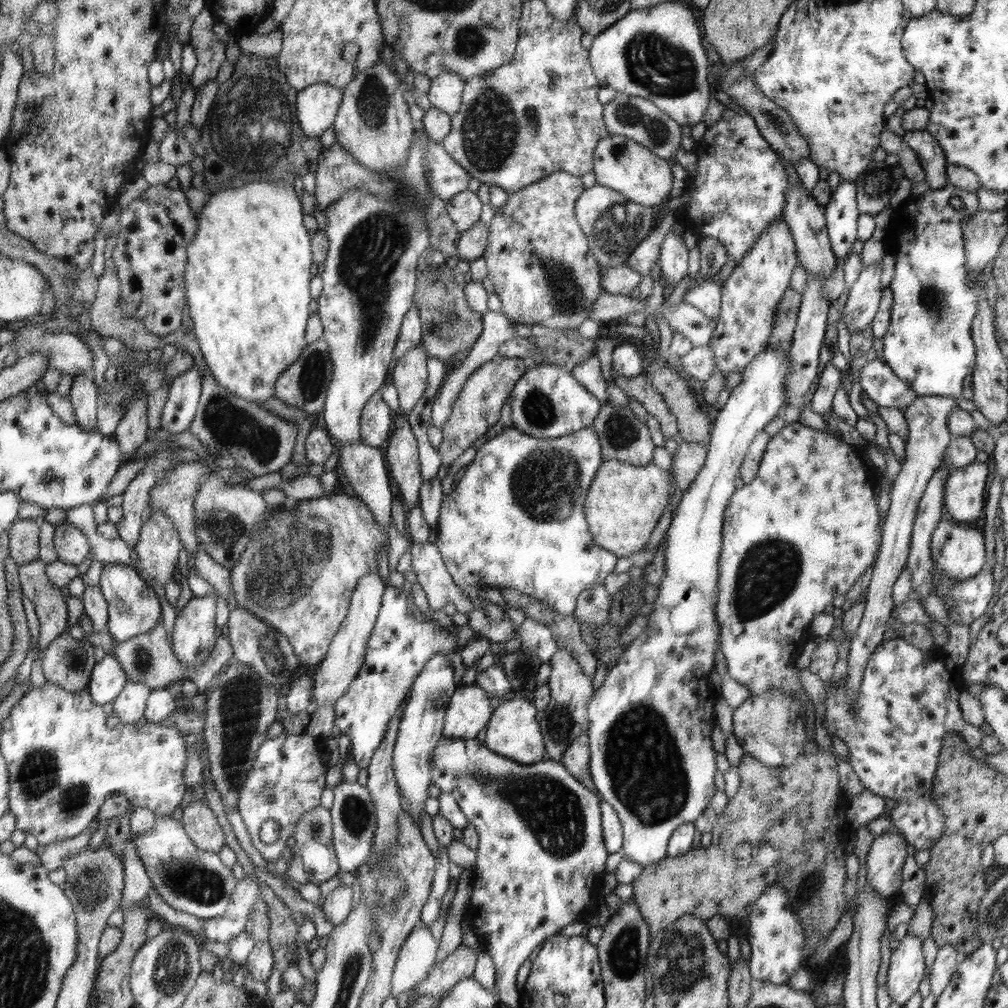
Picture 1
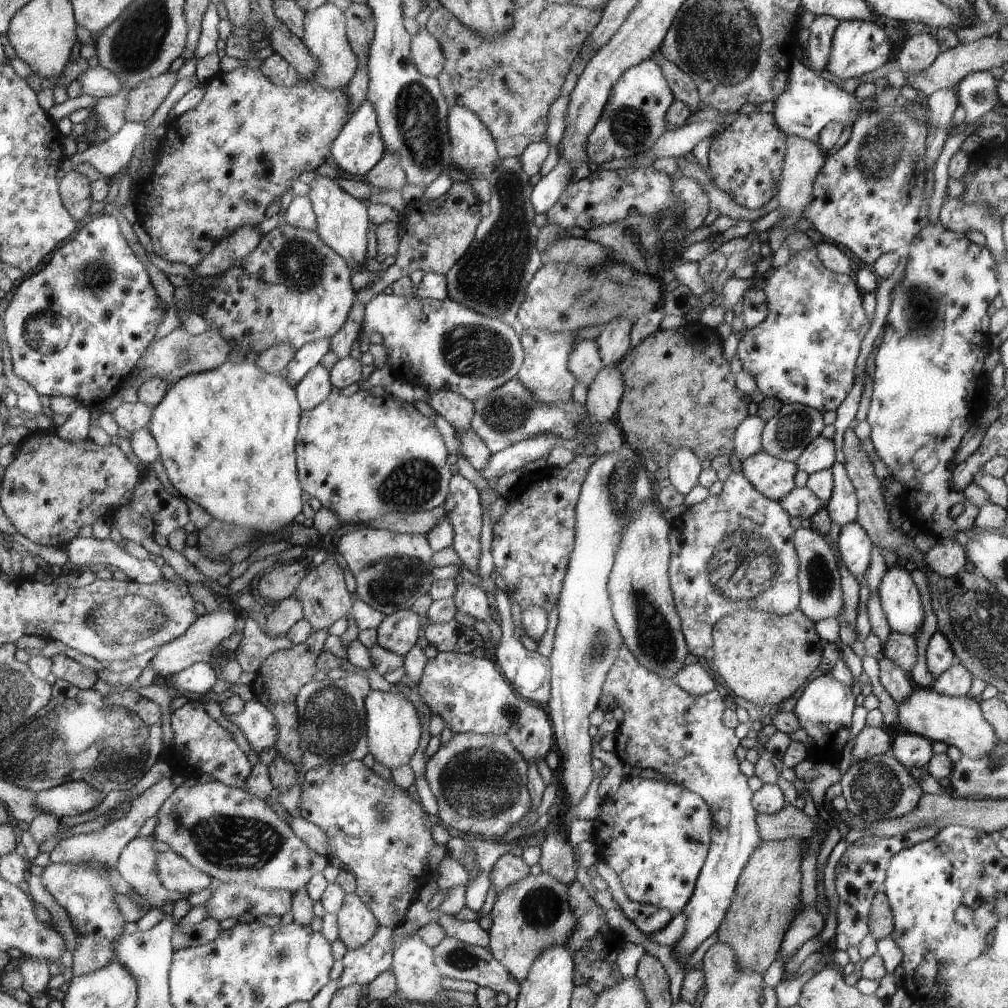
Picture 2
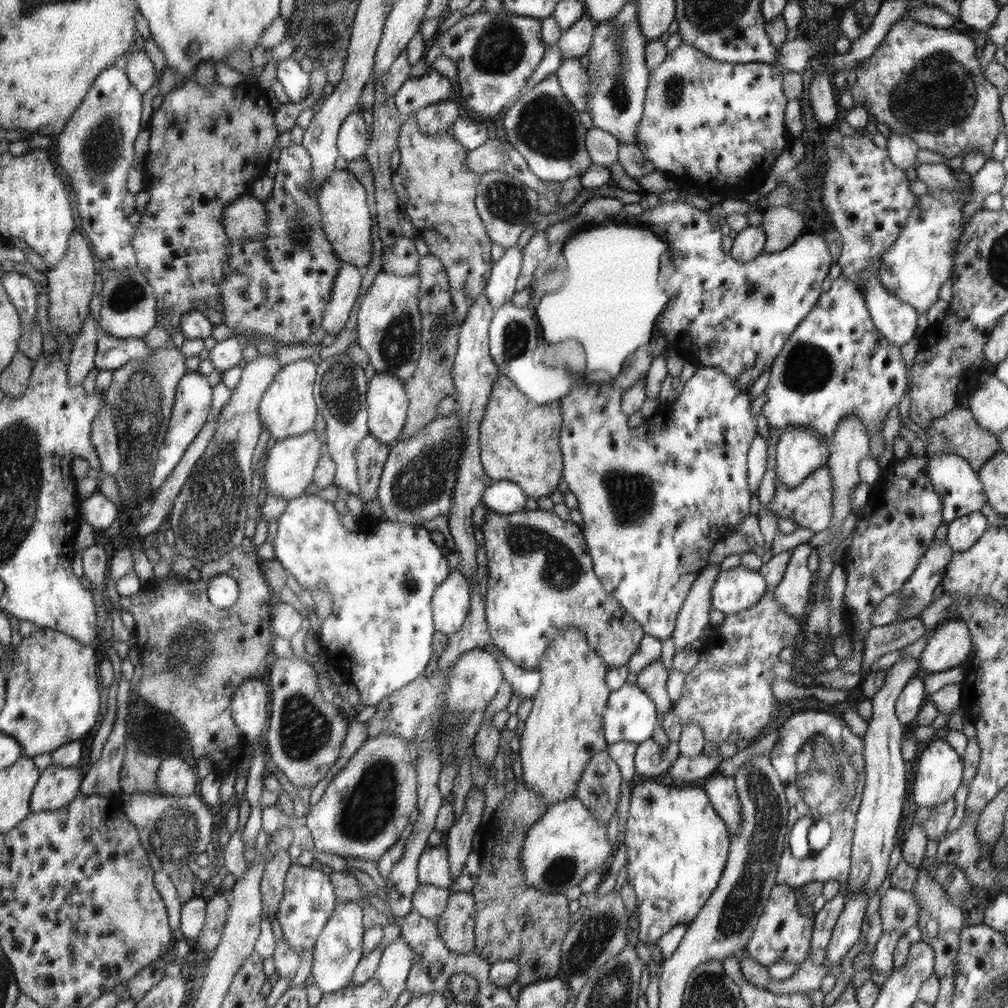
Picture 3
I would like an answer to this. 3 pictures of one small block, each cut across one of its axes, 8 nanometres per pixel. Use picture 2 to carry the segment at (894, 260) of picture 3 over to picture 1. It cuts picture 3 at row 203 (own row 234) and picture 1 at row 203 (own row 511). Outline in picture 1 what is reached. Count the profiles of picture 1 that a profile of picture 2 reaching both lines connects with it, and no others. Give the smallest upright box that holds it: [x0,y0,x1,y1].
[883,185,982,396]

